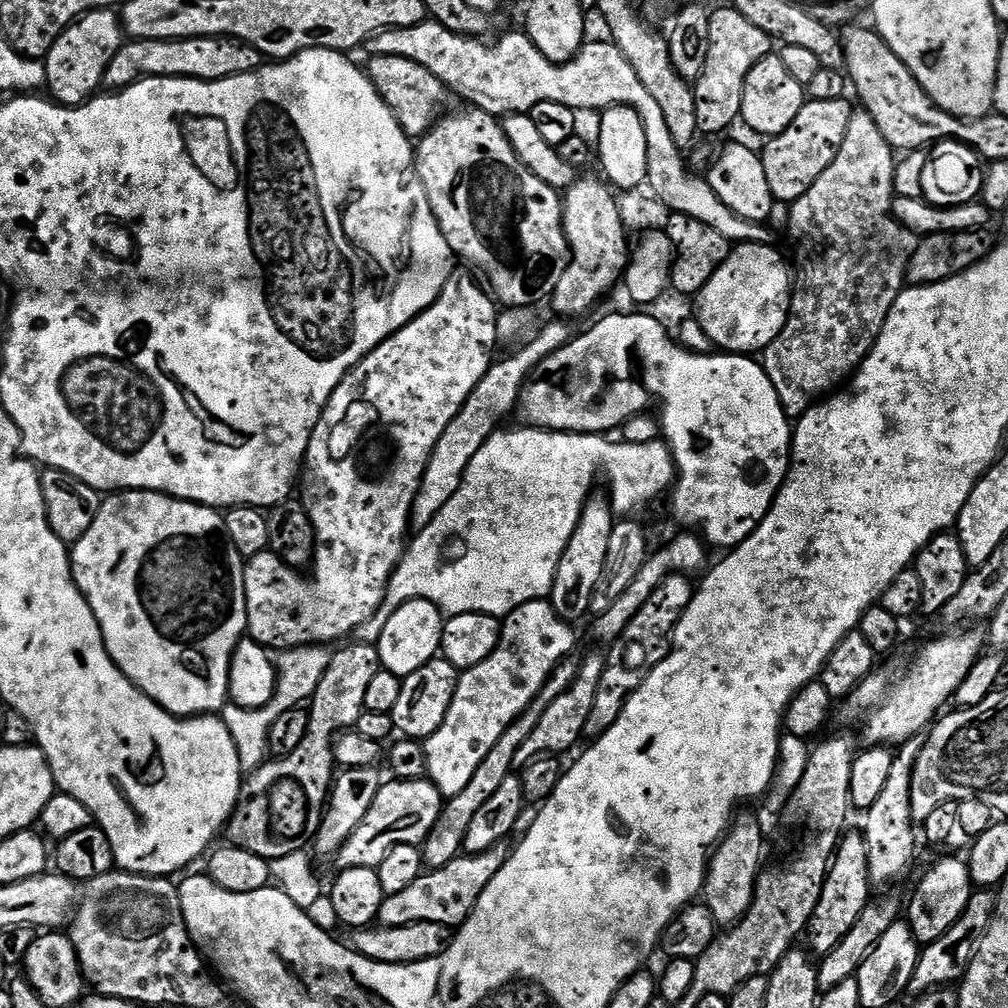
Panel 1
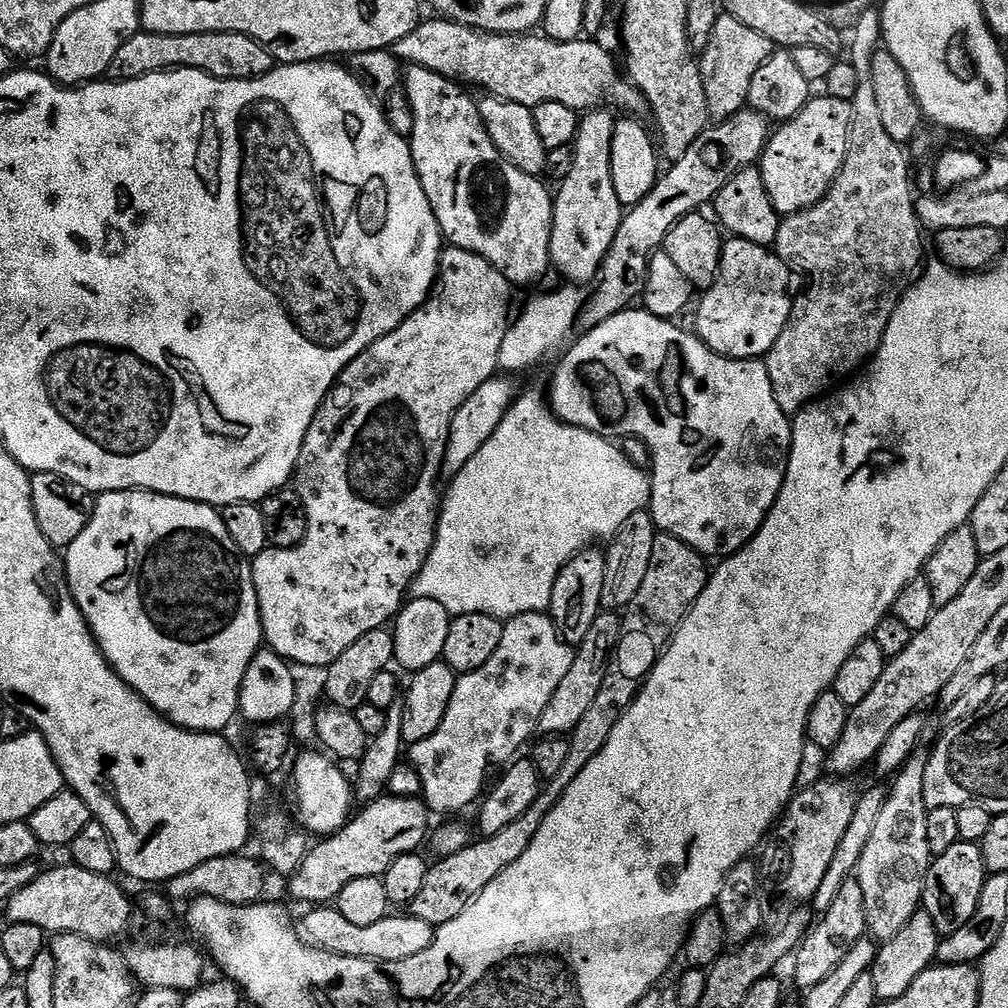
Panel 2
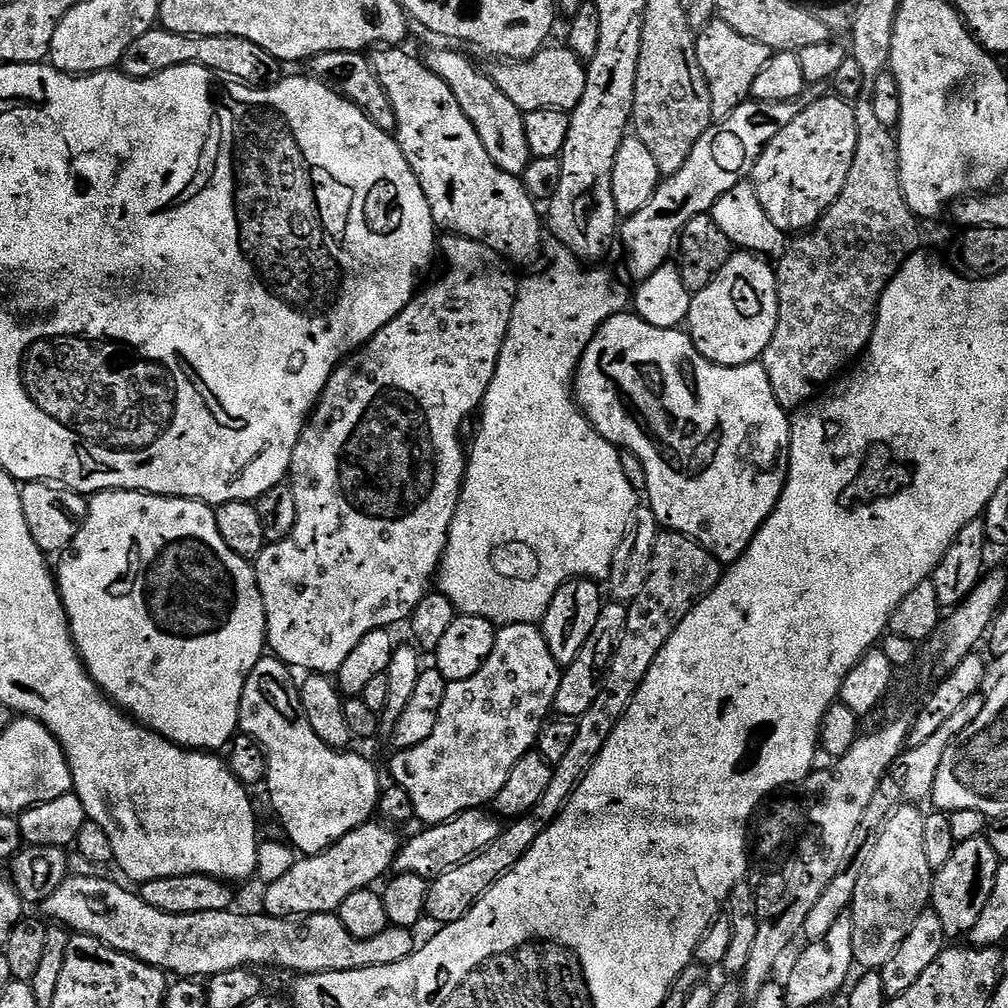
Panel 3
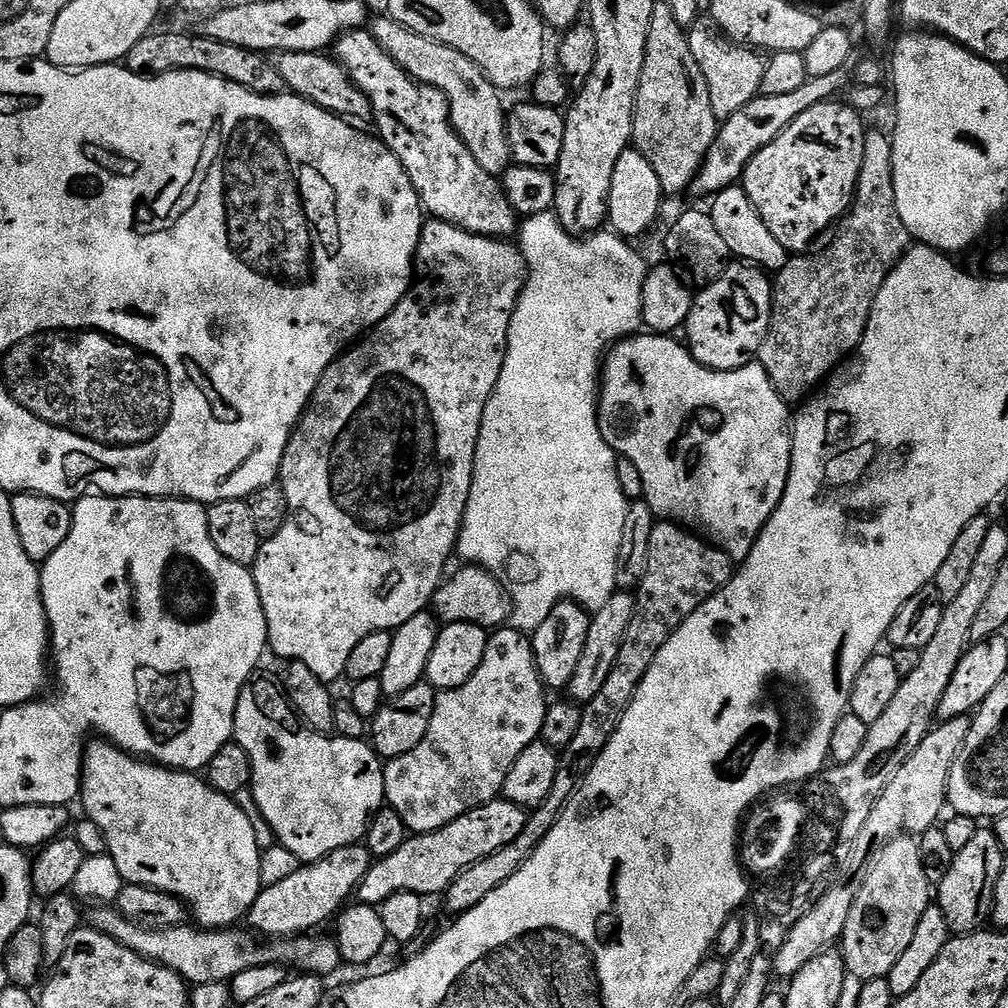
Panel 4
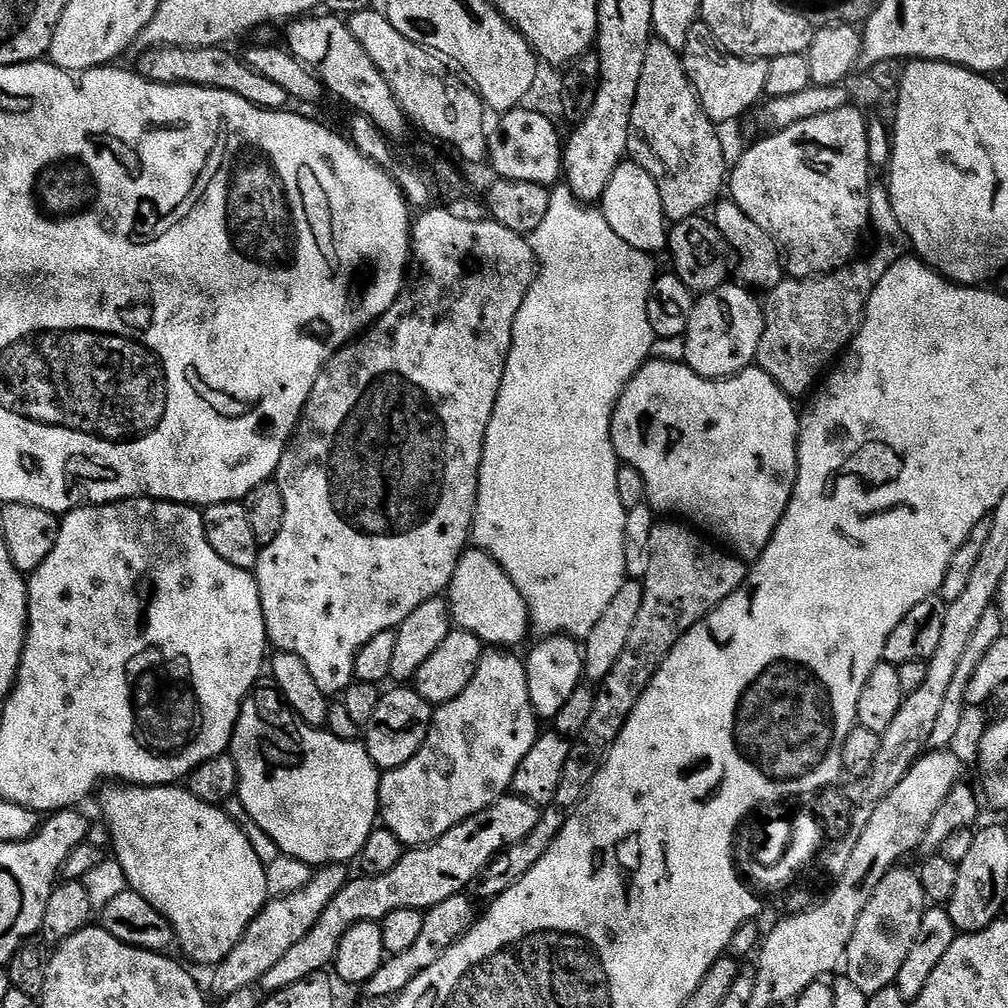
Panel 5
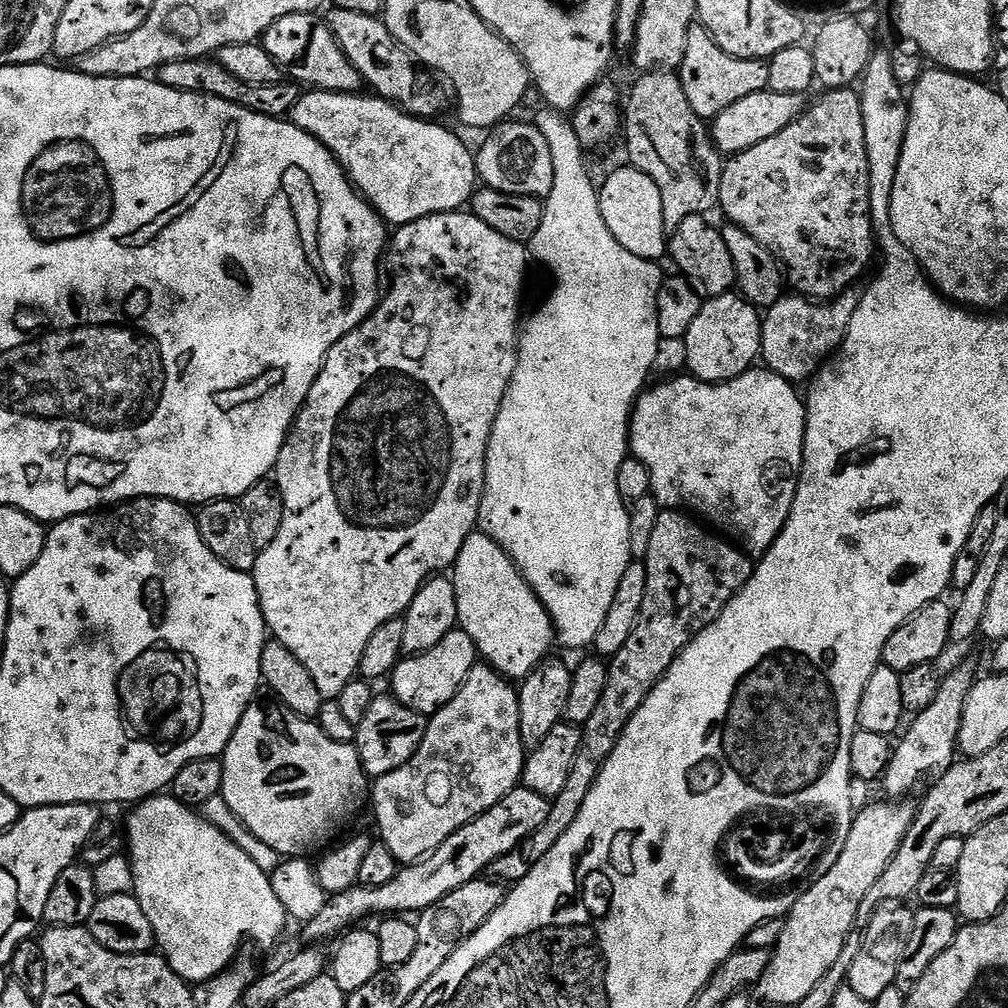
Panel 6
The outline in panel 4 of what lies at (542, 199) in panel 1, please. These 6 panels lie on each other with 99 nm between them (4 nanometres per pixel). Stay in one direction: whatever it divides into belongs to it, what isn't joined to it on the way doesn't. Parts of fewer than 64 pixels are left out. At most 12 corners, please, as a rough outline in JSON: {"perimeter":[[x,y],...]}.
{"perimeter":[[368,30],[334,58],[372,107],[429,217],[508,238],[501,181],[452,129],[448,99]]}

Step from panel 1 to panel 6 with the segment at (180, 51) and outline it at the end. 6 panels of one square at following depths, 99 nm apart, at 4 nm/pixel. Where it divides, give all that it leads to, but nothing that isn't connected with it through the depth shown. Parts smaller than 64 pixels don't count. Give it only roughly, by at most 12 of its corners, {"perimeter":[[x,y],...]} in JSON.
{"perimeter":[[212,58],[166,62],[162,86],[222,98],[275,120],[301,85],[238,82]]}

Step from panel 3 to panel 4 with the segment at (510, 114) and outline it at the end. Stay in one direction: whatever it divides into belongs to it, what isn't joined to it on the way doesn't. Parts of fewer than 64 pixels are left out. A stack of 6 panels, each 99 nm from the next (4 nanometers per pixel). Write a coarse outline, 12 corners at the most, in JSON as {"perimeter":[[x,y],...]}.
{"perimeter":[[381,14],[372,38],[448,99],[486,174],[513,163],[501,89],[466,54]]}

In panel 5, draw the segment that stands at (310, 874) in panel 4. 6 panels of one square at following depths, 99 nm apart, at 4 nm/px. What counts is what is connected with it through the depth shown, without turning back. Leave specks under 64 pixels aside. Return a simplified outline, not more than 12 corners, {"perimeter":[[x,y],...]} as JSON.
{"perimeter":[[326,864],[269,899],[211,969],[222,998],[259,985],[350,879]]}

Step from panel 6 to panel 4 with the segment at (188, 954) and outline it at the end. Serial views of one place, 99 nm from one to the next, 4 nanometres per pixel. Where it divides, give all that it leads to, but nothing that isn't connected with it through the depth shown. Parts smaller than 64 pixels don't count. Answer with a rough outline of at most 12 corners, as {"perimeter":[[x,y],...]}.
{"perimeter":[[87,753],[79,803],[122,878],[228,930],[254,826],[207,779]]}

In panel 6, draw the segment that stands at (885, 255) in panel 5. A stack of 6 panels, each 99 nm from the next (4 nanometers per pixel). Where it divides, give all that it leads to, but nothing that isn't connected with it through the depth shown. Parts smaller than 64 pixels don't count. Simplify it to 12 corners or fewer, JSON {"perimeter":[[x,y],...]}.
{"perimeter":[[861,293],[785,294],[763,313],[767,371],[811,381],[844,340]]}

